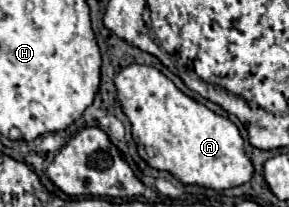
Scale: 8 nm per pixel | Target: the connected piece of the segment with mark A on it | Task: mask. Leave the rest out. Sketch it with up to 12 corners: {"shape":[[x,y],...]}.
{"shape":[[156,68],[116,74],[138,154],[182,184],[240,186],[236,124]]}

